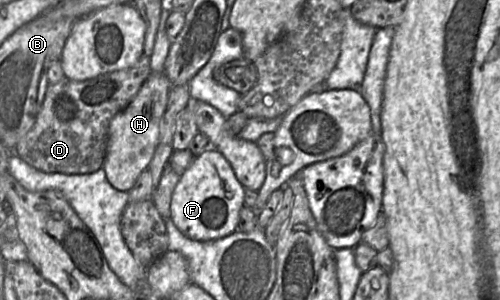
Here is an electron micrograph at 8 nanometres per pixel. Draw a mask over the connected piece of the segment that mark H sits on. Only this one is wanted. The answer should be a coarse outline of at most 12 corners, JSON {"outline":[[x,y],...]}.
{"outline":[[152,72],[110,122],[103,168],[128,192],[148,168],[171,84]]}

